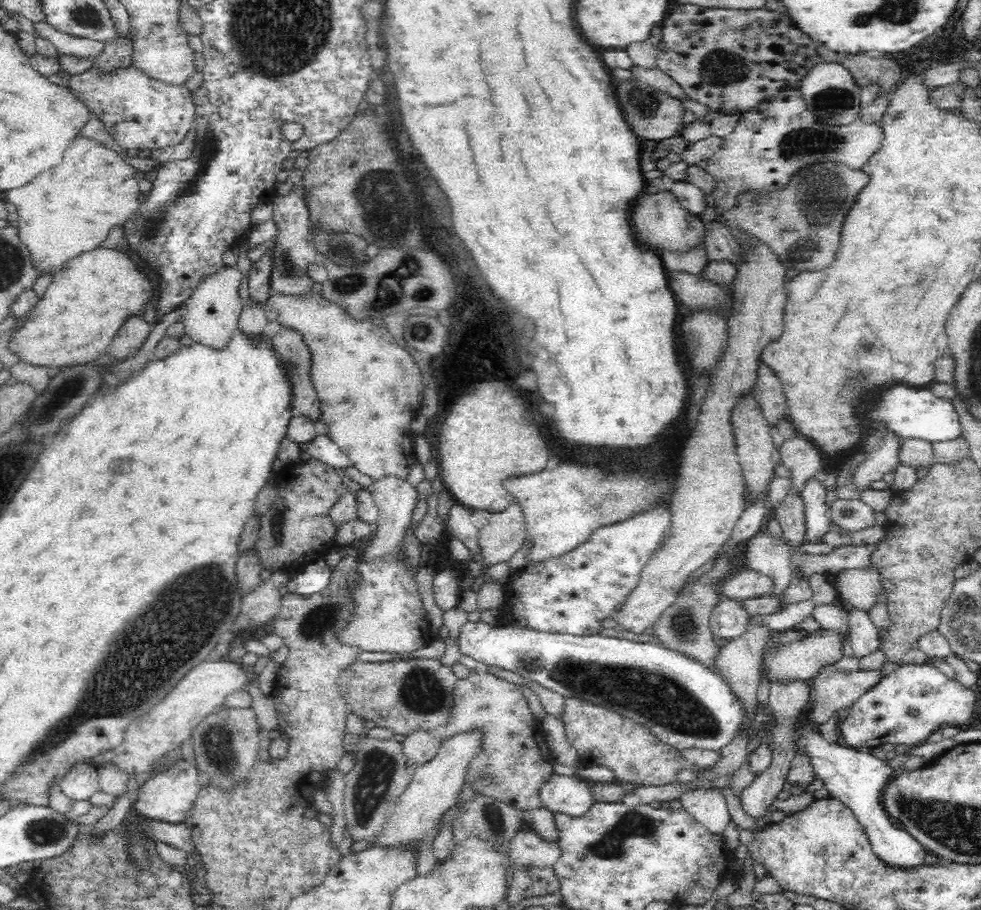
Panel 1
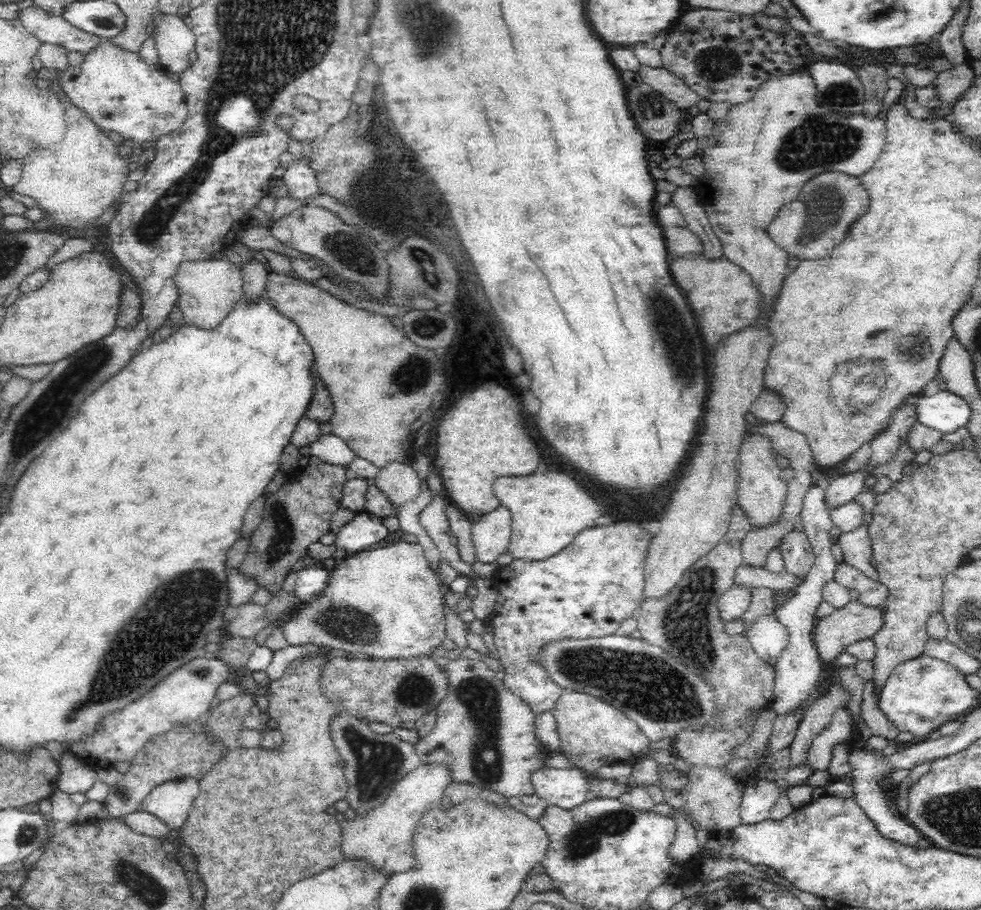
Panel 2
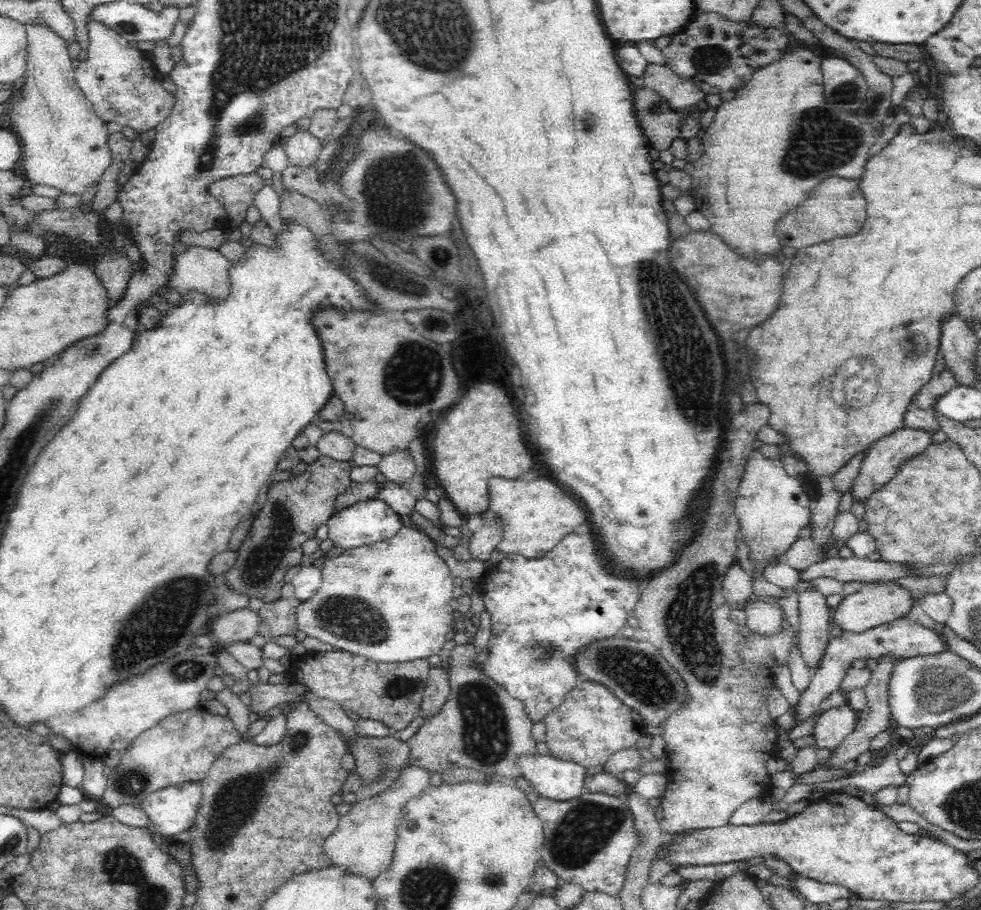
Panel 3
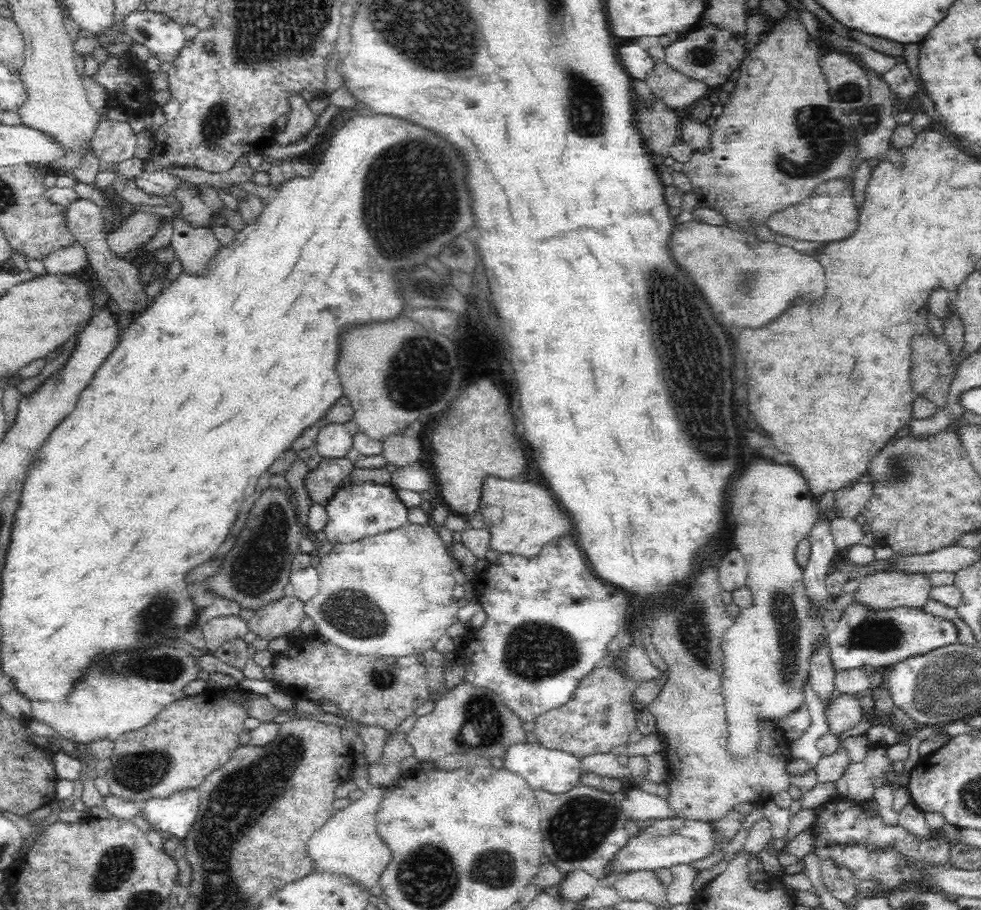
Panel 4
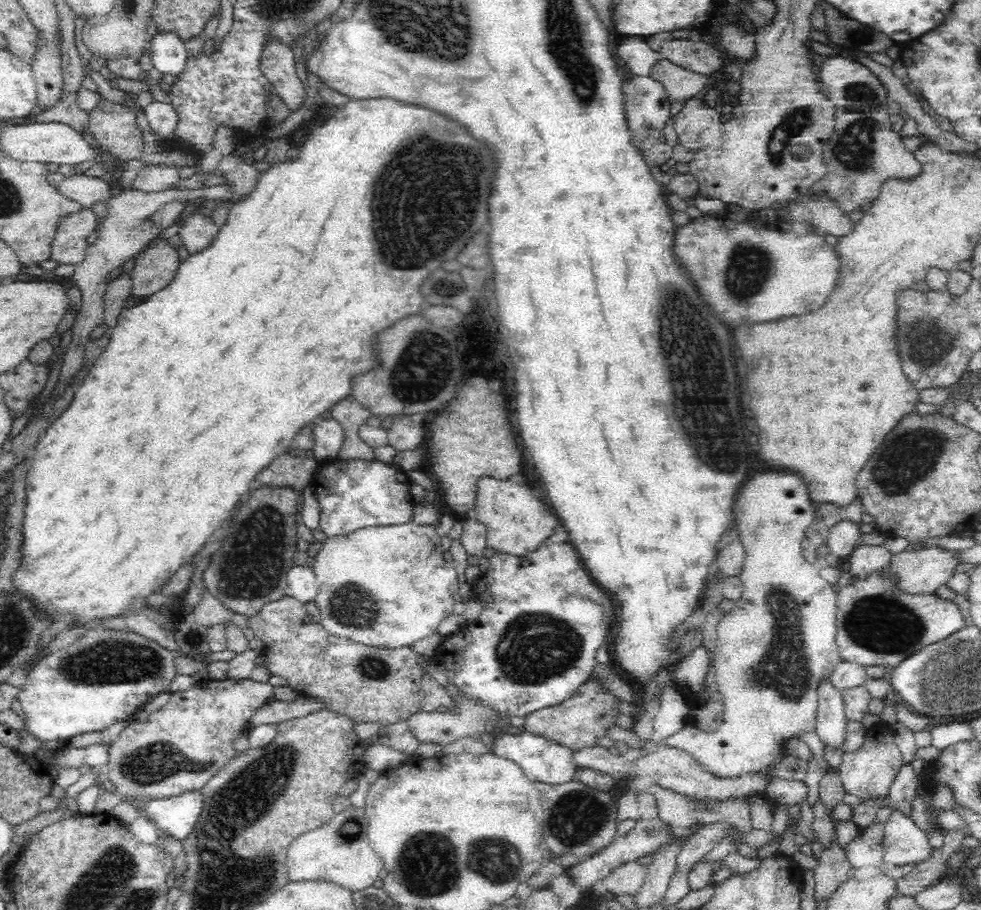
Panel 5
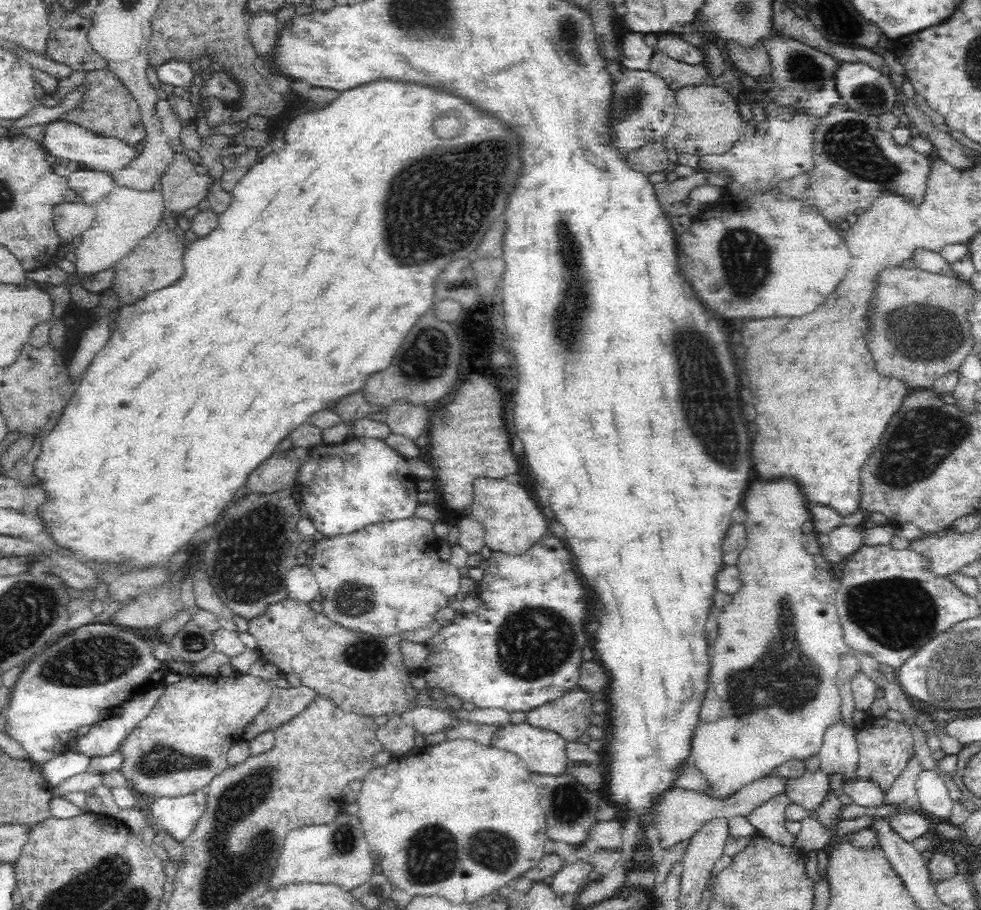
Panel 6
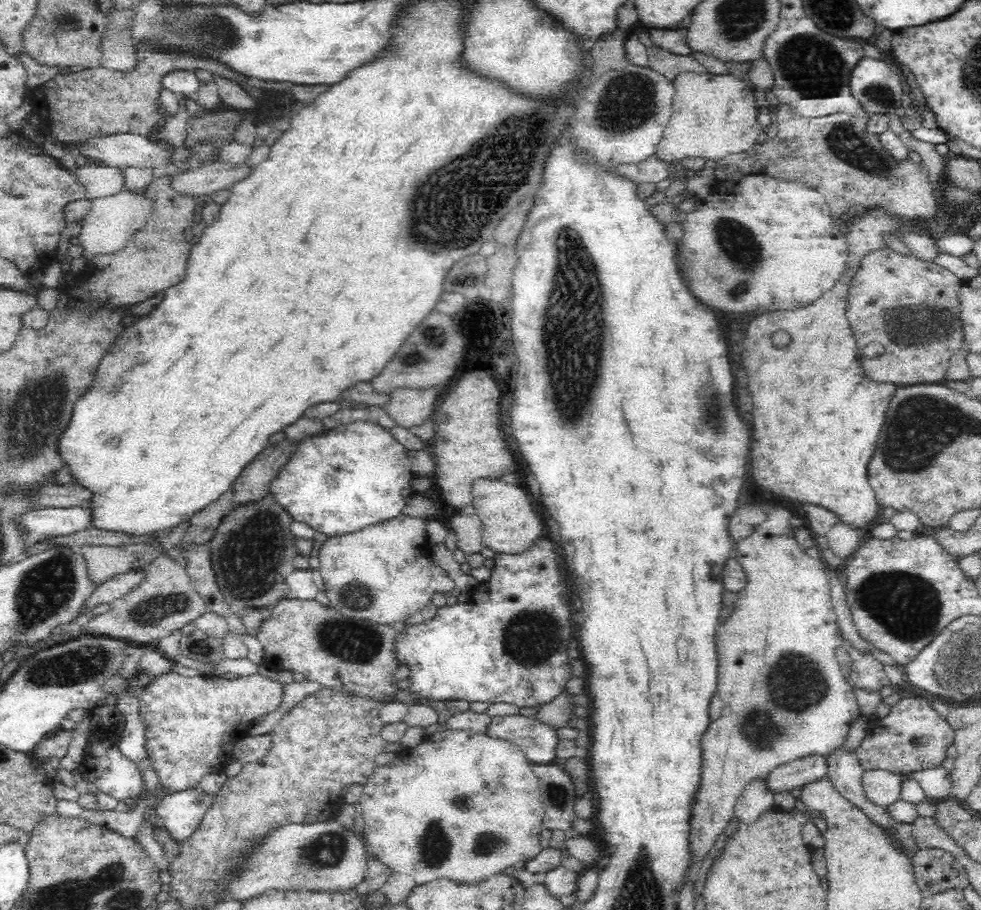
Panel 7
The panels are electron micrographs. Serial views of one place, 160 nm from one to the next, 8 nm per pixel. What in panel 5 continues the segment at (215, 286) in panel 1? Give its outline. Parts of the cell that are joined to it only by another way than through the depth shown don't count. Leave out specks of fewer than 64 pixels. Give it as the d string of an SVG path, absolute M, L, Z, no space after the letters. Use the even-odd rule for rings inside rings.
M196 211L182 220L179 236L188 252L192 254L206 248L214 241L218 232L218 225L214 223L212 217Z

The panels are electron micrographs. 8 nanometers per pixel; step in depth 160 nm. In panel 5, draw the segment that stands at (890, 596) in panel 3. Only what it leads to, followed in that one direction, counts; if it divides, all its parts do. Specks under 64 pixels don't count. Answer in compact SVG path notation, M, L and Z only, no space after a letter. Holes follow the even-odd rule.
M941 547L920 548L920 550L908 550L898 553L892 553L891 564L888 568L884 568L887 576L892 573L892 576L900 578L900 589L911 593L934 593L936 588L946 585L948 580L954 574L954 568L963 561L960 559L960 552L947 550Z

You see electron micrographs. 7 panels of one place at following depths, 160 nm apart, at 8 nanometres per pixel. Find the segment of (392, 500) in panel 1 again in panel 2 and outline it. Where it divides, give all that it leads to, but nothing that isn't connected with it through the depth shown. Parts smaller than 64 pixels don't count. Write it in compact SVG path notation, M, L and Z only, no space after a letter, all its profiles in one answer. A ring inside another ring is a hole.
M402 462L386 464L374 478L374 484L399 508L420 494L420 479L416 470Z

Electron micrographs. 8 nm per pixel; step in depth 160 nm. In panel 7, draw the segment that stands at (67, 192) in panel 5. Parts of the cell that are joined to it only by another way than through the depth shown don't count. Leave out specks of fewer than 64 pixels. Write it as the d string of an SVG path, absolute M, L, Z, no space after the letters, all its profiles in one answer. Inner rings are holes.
M89 161L74 170L76 178L84 185L86 199L114 196L125 189L124 170L102 162Z

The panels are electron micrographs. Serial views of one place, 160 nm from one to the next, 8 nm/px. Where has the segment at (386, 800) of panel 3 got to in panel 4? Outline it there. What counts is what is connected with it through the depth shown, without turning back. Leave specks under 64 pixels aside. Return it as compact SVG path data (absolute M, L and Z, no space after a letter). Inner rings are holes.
M364 786L359 799L336 811L318 832L308 838L306 848L314 872L328 872L332 876L340 876L360 884L366 889L379 885L382 872L391 860L389 848L376 836L375 831L374 813L381 794L381 788Z

